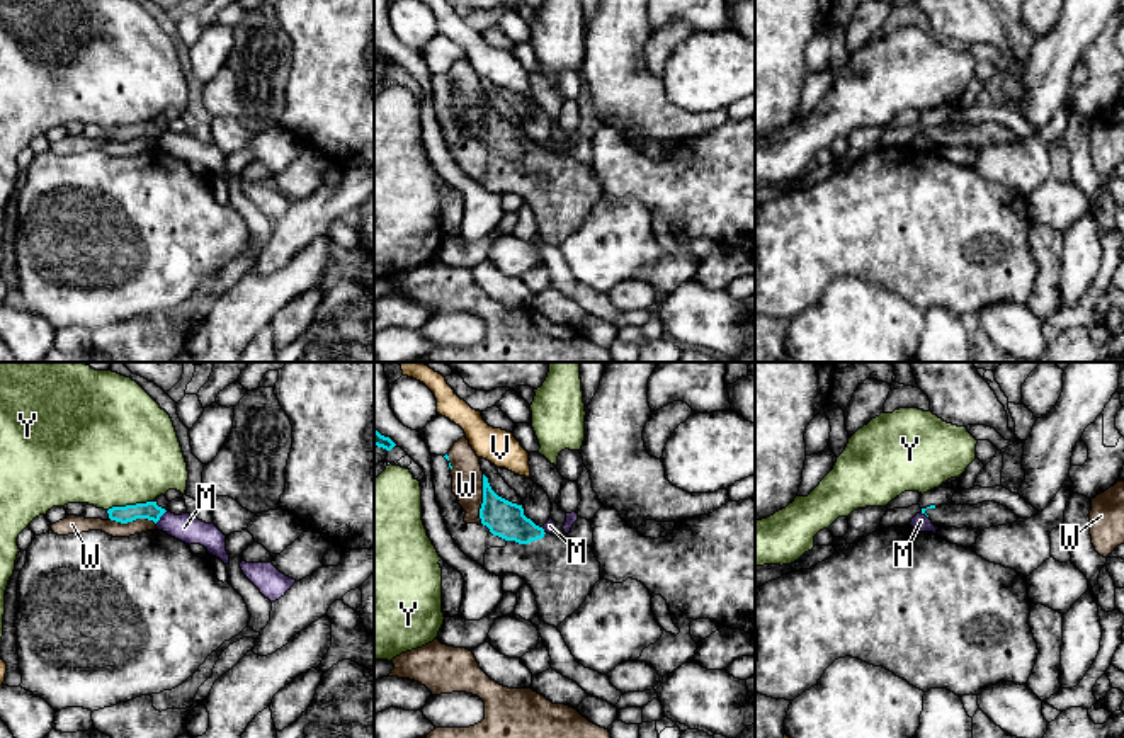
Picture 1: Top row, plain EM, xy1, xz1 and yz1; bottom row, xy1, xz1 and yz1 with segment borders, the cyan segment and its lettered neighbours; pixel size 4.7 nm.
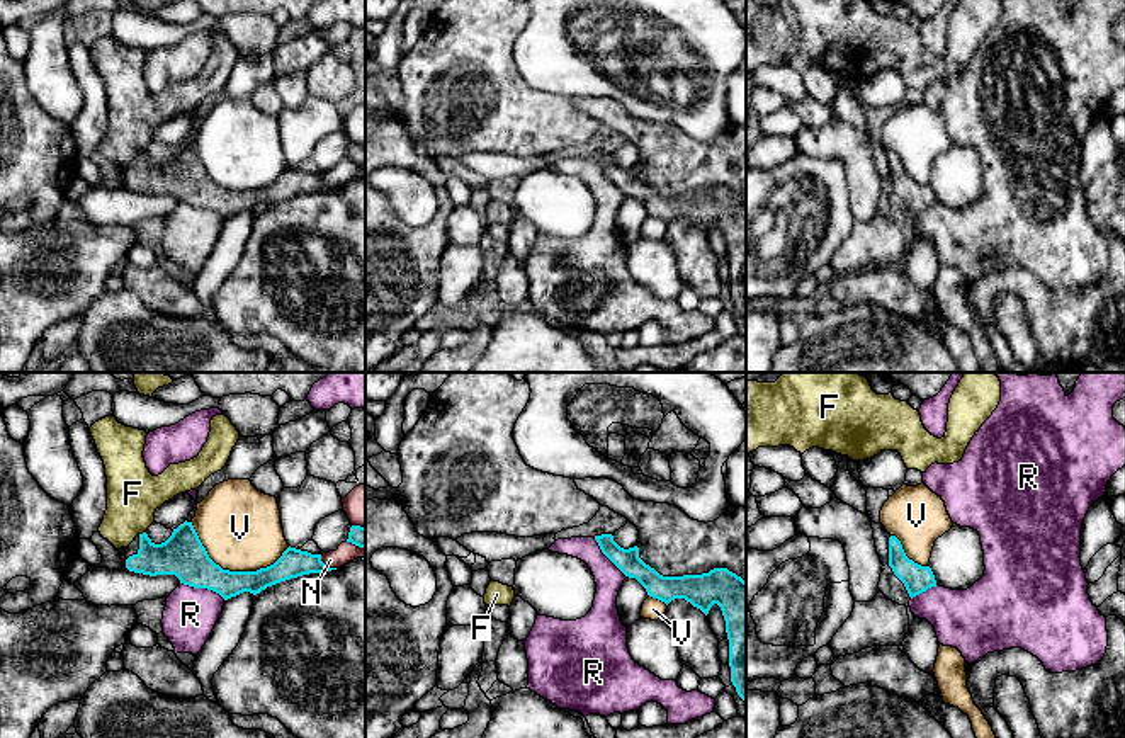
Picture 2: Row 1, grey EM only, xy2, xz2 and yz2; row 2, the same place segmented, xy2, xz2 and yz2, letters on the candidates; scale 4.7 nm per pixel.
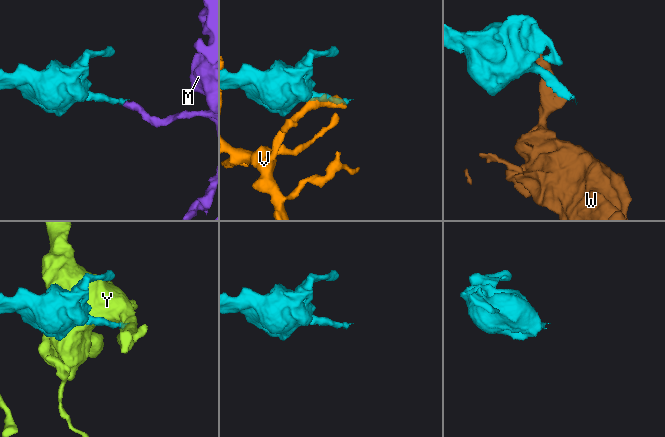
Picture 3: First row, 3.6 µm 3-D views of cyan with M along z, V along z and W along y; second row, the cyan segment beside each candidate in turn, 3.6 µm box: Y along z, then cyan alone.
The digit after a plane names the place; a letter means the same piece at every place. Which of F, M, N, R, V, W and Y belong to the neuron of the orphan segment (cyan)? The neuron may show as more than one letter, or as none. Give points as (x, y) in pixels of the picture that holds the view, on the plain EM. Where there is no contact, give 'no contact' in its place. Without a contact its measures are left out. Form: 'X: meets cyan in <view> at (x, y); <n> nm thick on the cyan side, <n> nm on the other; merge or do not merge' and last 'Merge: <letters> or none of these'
F: meets cyan in xy2 at (143, 152); 200 nm thick on the cyan side, 260 nm on the other; do not merge
M: meets cyan in xy1 at (160, 135); 90 nm thick on the cyan side, 130 nm on the other; do not merge
N: meets cyan in xy2 at (325, 184); 140 nm thick on the cyan side, 90 nm on the other; do not merge
R: meets cyan in xy2 at (203, 206); 200 nm thick on the cyan side, 260 nm on the other; do not merge
V: meets cyan in xy2 at (233, 191); 200 nm thick on the cyan side, 380 nm on the other; do not merge
W: meets cyan in xz1 at (483, 118); 170 nm thick on the cyan side, 150 nm on the other; do not merge
Y: meets cyan in xy1 at (130, 124); 90 nm thick on the cyan side, 500 nm on the other; do not merge
Merge: none of these

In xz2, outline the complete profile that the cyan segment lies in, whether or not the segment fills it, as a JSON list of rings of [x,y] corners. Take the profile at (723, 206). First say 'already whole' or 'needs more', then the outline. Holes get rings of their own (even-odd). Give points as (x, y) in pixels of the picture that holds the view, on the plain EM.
already whole; [[[612,153],[595,155],[602,172],[629,197],[636,197],[649,216],[664,221],[685,218],[705,235],[717,223],[729,258],[731,301],[746,321],[746,201],[727,187],[702,194],[663,196],[639,177],[639,167],[620,167]]]

